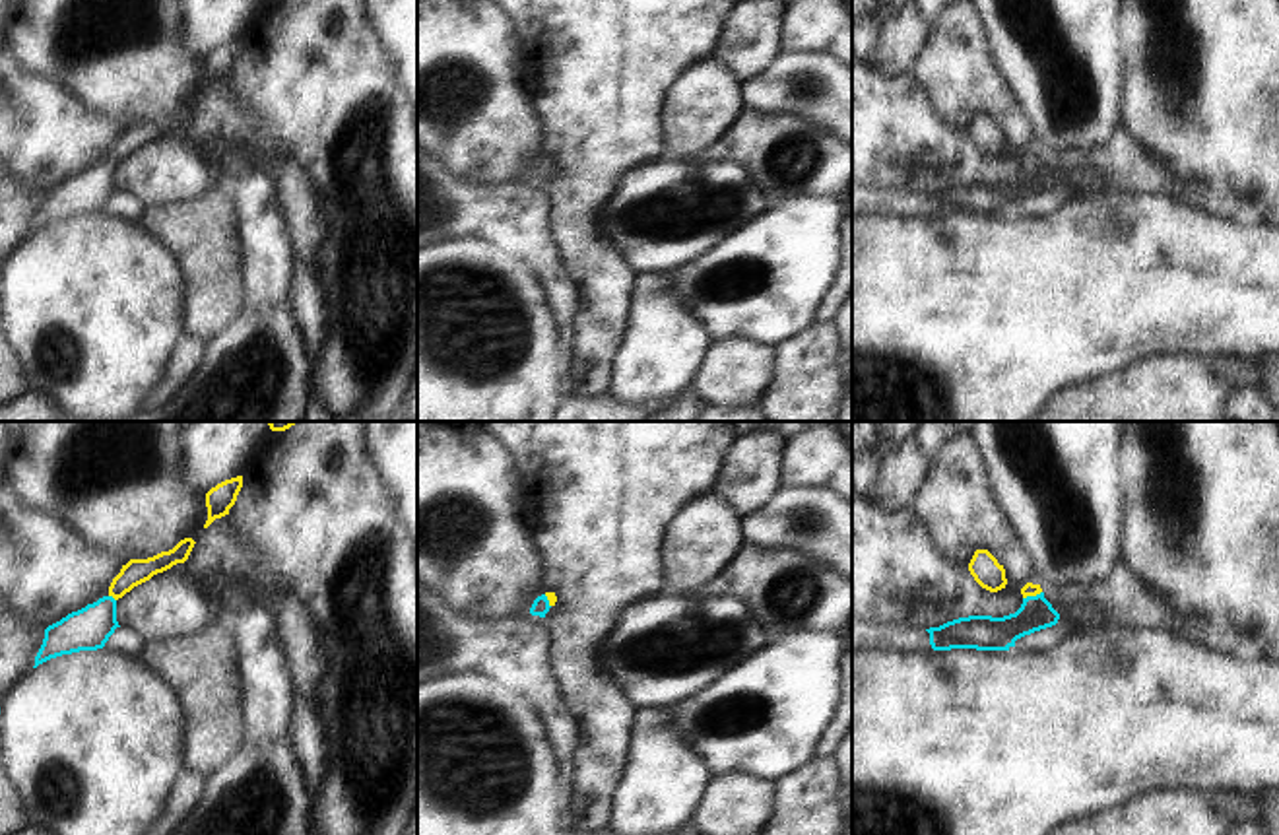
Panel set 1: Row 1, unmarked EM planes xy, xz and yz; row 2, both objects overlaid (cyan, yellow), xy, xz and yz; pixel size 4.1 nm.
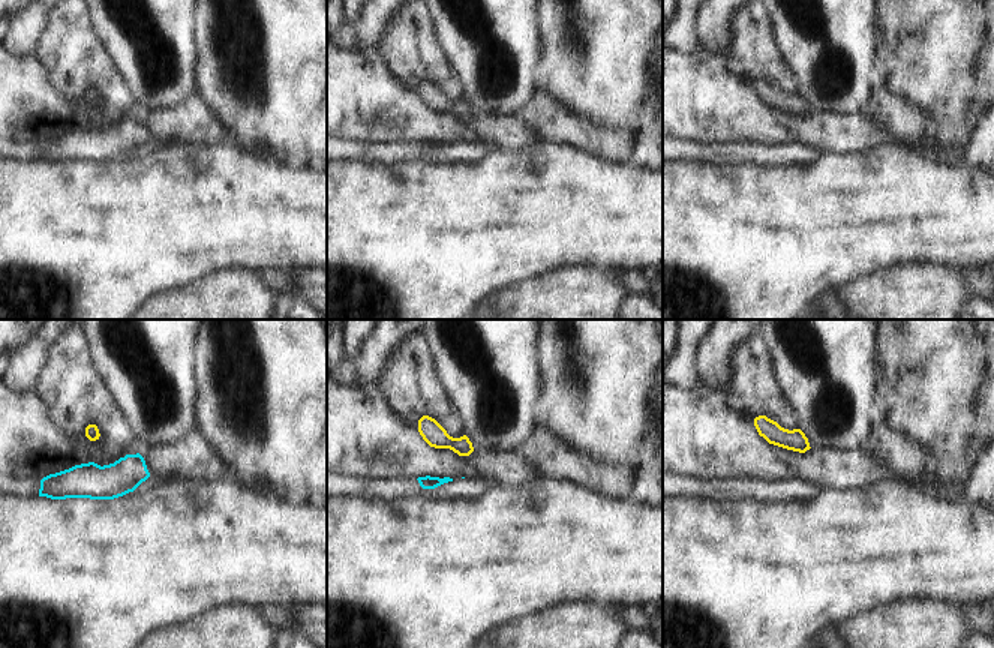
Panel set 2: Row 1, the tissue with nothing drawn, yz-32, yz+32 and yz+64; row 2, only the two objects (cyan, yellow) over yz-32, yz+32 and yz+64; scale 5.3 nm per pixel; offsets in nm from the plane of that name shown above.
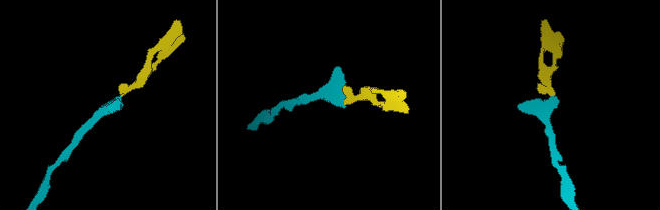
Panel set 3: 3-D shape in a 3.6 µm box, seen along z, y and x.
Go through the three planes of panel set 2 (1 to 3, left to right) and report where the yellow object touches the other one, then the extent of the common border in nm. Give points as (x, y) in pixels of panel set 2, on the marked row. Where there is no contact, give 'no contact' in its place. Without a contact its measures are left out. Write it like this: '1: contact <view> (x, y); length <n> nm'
1: no contact
2: no contact
3: no contact

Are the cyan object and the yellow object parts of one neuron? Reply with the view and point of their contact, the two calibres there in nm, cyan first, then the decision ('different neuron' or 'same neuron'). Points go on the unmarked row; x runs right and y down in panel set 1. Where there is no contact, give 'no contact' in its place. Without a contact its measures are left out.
meets cyan in yz at (1031, 162); 140 nm thick on the cyan side, 60 nm on the other; same neuron

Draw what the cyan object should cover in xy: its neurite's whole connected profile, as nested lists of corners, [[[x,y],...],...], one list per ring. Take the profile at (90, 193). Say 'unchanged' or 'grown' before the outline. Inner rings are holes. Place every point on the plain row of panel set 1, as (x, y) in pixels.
grown; [[[192,103],[180,105],[173,115],[148,124],[130,124],[113,144],[109,159],[85,173],[68,179],[45,194],[43,210],[35,221],[35,231],[80,216],[103,214],[118,190],[116,165],[153,140],[184,128],[194,113]]]

